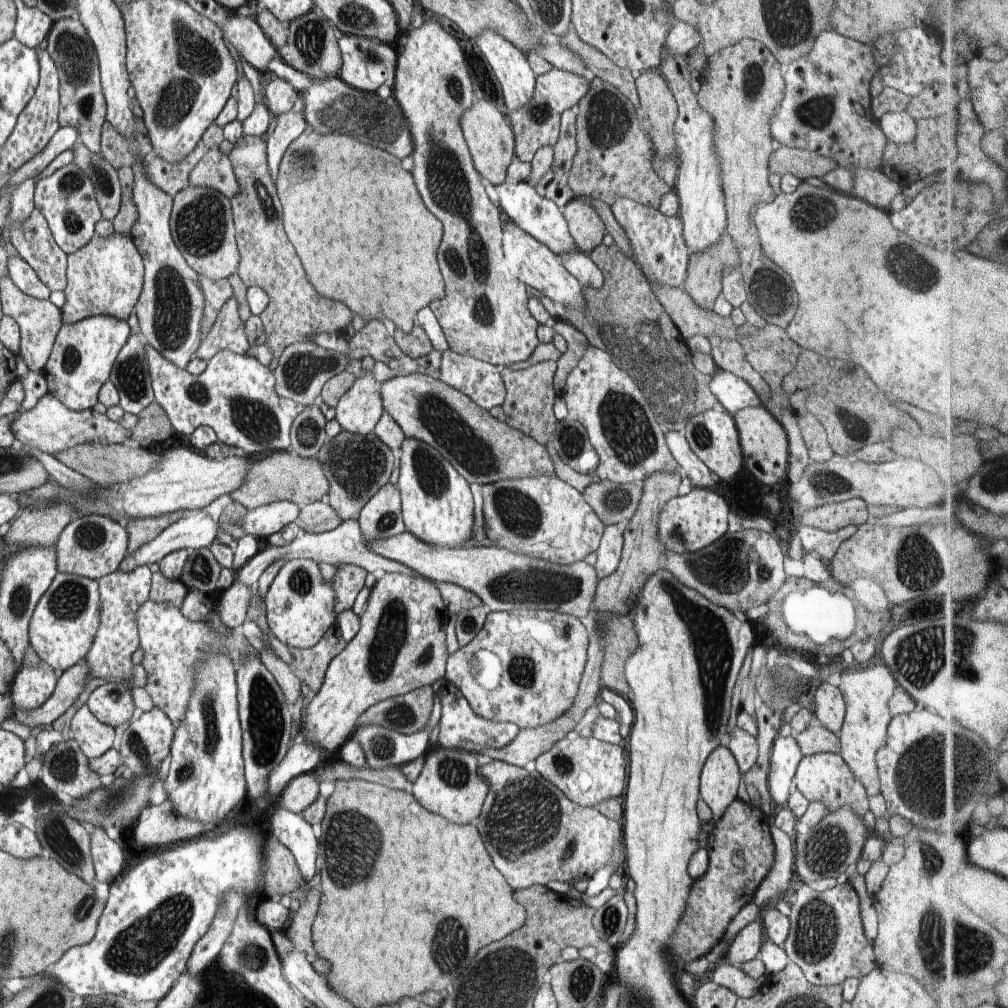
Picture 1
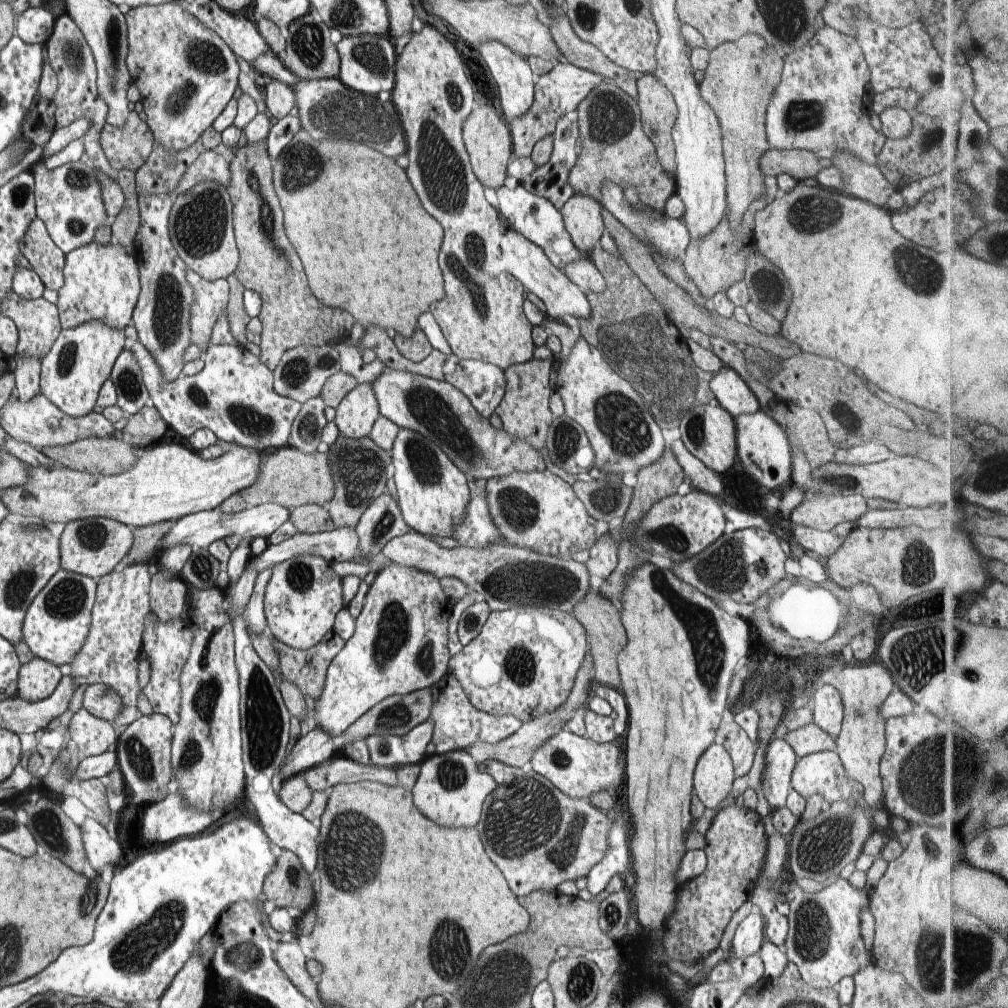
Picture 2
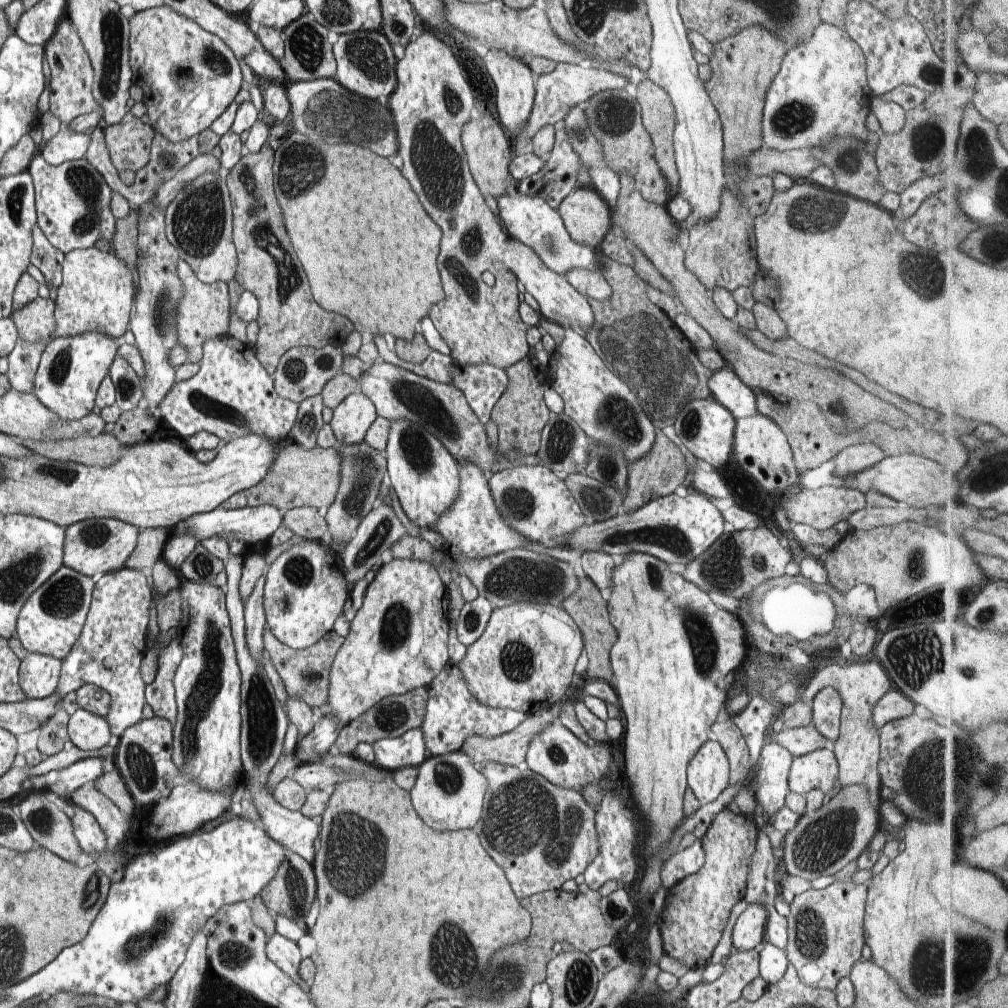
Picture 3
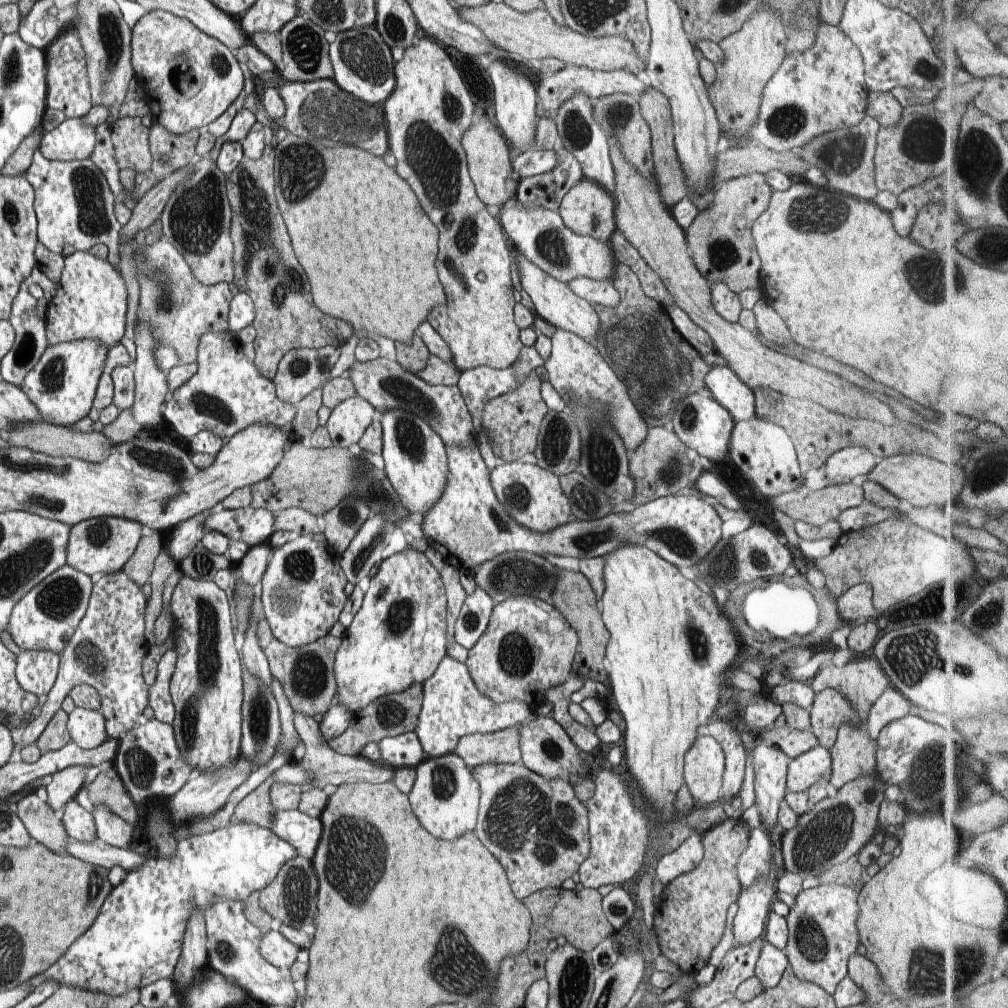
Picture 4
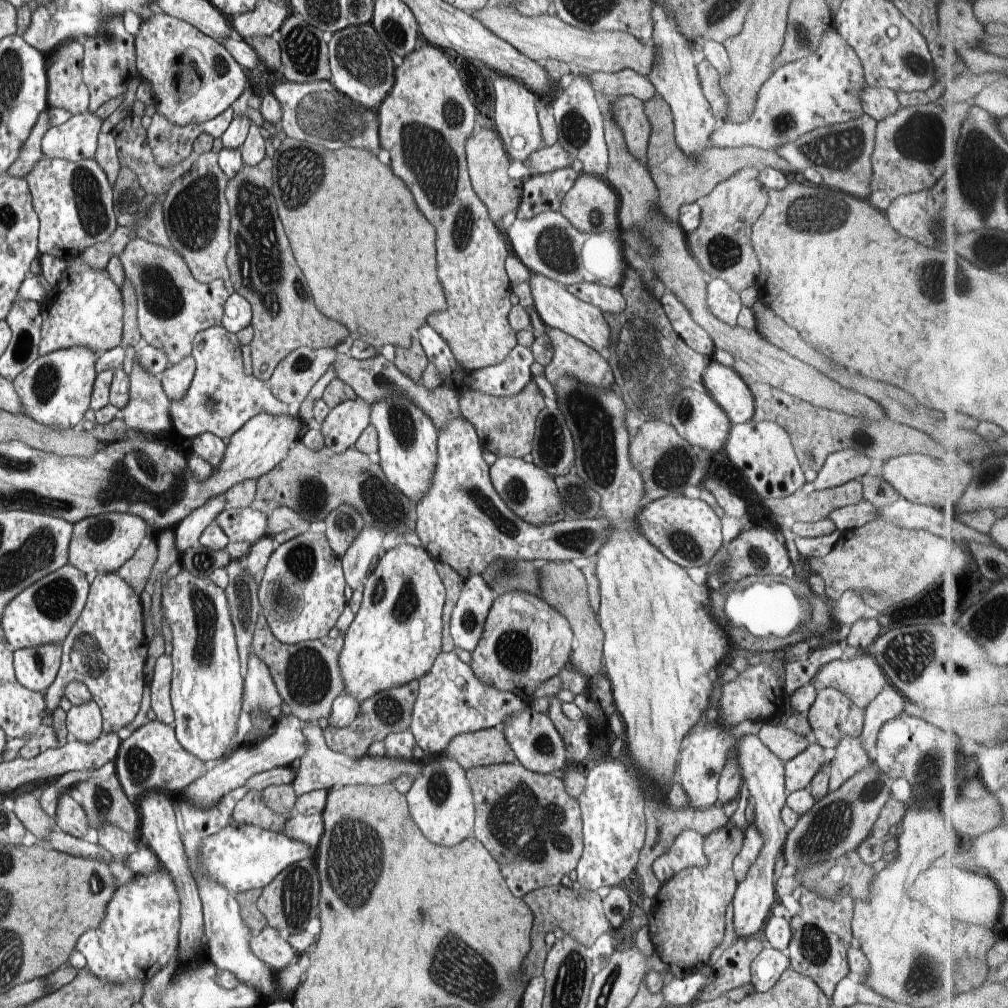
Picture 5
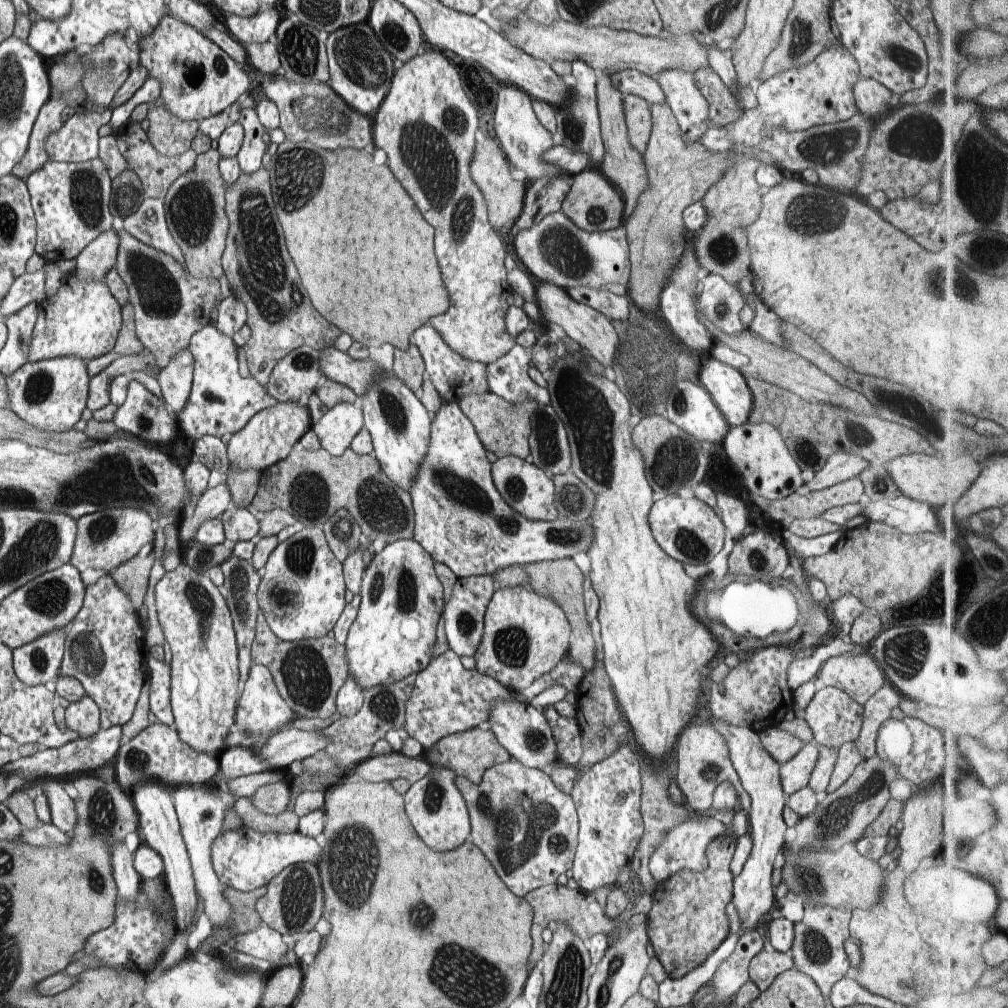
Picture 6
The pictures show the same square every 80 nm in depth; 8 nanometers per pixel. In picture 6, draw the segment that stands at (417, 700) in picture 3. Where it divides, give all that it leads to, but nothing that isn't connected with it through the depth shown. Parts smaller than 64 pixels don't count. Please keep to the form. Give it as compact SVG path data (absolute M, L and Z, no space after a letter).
M411 674L404 680L392 684L373 686L364 692L361 709L351 717L340 717L332 726L323 729L323 733L332 740L331 747L326 748L329 755L336 757L345 768L356 766L360 761L373 755L372 747L378 740L385 738L389 730L404 729L406 722L406 703L412 696L417 674Z

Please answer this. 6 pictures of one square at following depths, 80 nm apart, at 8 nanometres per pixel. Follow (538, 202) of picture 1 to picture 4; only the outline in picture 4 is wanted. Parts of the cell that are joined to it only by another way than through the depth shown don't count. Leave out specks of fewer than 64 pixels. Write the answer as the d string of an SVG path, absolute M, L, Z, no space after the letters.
M509 198L498 214L505 234L534 264L554 278L568 284L577 276L594 280L612 280L616 260L609 241L574 234L562 220L560 213L543 206L525 207L518 198Z

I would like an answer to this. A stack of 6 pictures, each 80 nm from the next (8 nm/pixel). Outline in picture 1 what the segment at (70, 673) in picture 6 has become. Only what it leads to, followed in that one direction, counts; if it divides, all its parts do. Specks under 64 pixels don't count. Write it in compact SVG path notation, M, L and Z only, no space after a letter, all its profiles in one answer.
M141 566L133 571L123 573L114 571L100 582L101 591L101 626L97 630L93 648L89 650L84 661L91 670L91 678L103 678L108 683L122 683L131 677L132 654L139 647L139 632L136 613L144 601L149 599L151 576L154 568Z

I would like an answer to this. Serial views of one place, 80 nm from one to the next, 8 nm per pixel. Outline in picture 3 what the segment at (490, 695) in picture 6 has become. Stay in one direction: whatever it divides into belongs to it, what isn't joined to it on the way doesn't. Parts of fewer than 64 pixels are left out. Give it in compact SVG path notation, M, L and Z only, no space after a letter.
M452 661L430 682L427 691L429 699L420 727L424 733L425 745L432 756L460 751L466 739L474 735L496 738L514 730L527 719L527 714L522 711L487 707L479 703L467 689L462 671Z

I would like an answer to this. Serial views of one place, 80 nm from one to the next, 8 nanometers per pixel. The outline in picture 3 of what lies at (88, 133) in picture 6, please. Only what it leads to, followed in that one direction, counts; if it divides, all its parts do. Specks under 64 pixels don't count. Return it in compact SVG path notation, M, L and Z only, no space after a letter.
M69 124L64 125L41 150L44 160L51 165L59 165L66 161L84 158L90 135L70 132Z

